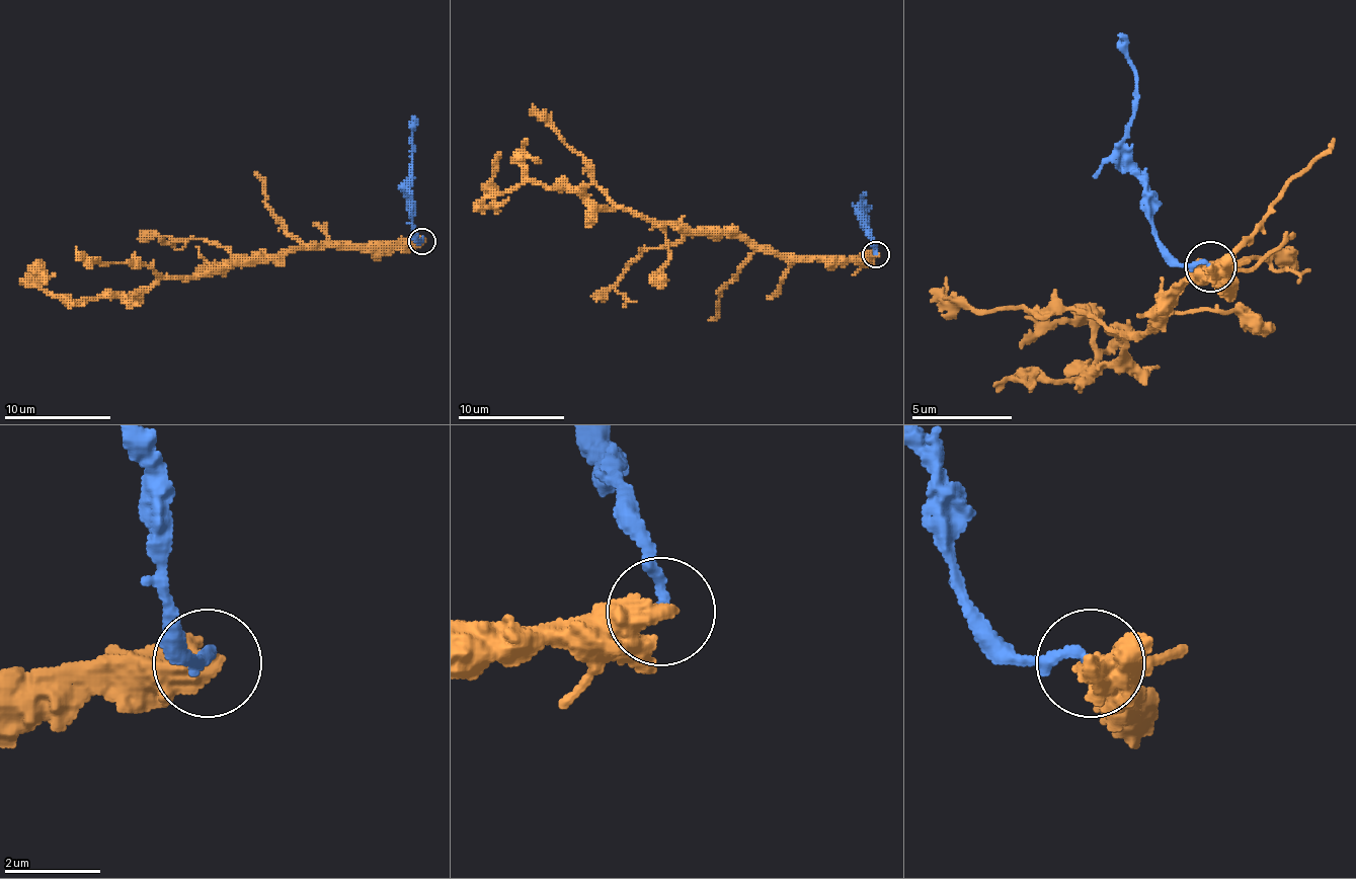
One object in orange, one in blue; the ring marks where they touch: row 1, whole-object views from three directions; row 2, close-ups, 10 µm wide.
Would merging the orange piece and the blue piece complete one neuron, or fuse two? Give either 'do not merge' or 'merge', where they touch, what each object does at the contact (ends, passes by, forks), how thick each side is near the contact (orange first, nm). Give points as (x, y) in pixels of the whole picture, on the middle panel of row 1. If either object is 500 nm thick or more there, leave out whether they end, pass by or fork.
do not merge; at (876, 254); 550 nm thick on the orange side, 200 nm on the other

